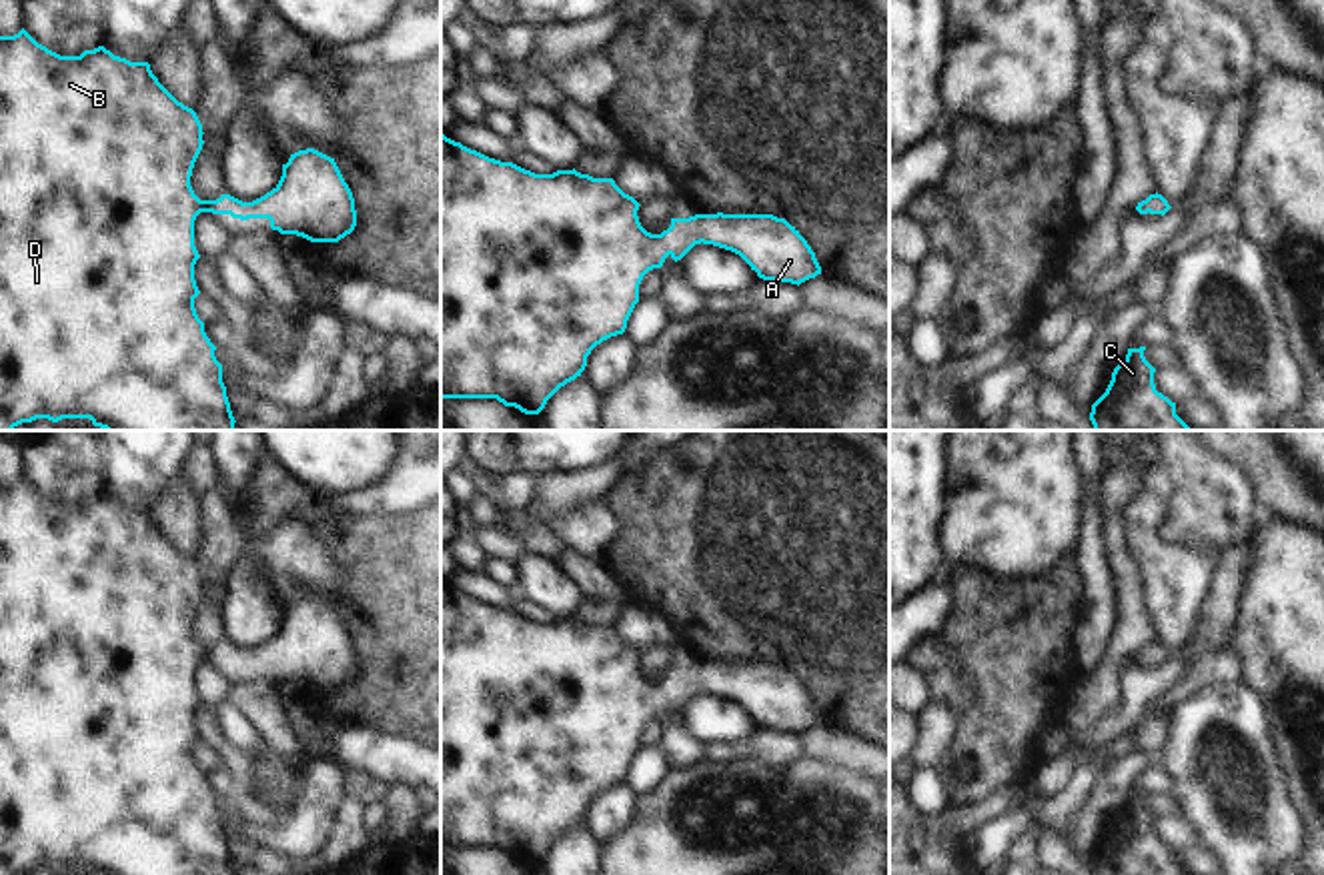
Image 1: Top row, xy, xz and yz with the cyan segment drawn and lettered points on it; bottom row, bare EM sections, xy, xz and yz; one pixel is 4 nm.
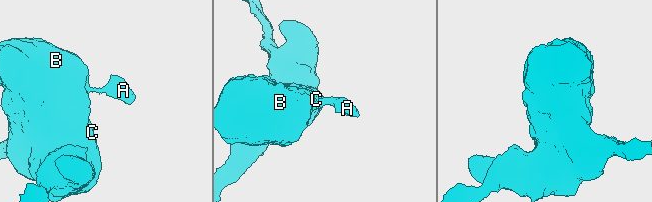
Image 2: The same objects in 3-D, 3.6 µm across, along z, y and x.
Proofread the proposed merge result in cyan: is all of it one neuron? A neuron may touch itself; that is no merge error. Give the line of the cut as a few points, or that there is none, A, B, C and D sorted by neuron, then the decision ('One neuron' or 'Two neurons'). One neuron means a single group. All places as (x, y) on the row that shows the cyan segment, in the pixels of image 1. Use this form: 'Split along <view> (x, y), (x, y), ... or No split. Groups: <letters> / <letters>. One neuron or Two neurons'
No split. Groups: A B C D. One neuron

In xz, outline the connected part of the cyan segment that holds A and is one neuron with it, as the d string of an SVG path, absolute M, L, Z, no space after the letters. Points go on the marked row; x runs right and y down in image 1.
M441 134L441 398L497 398L539 414L561 386L581 376L597 344L625 332L643 276L661 268L667 256L681 260L701 242L739 254L763 280L799 286L821 274L815 252L785 218L695 214L671 218L667 230L651 234L639 222L639 206L613 178L593 178L575 168L535 174Z

